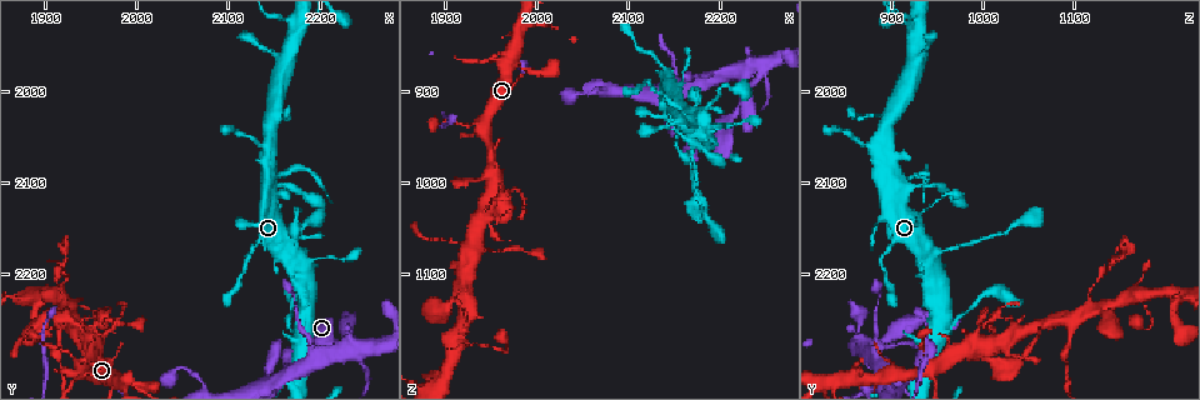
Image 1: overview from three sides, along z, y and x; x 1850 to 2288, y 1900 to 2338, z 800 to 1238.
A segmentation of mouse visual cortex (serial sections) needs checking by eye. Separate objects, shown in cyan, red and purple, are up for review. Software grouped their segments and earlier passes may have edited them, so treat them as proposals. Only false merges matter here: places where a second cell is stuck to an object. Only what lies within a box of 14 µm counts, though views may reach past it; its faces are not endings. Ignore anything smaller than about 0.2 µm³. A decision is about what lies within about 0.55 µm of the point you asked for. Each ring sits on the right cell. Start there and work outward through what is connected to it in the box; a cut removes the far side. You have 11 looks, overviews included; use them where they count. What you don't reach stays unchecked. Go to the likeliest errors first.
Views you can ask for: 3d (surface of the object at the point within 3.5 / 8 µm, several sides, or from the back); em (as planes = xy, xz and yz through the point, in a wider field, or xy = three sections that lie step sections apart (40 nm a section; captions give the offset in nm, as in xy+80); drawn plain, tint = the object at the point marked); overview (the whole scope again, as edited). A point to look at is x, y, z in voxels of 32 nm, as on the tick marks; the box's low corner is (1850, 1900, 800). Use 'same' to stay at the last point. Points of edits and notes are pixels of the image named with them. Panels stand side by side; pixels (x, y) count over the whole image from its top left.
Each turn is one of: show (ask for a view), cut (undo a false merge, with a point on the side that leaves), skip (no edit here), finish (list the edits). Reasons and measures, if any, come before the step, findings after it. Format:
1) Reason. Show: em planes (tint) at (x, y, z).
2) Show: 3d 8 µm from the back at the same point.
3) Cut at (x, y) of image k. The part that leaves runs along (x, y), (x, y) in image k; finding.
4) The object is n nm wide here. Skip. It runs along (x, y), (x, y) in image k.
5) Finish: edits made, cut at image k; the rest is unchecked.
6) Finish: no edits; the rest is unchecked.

Three-way junction. Show: 3d 3.5 µm at (2225, 2280, 910).

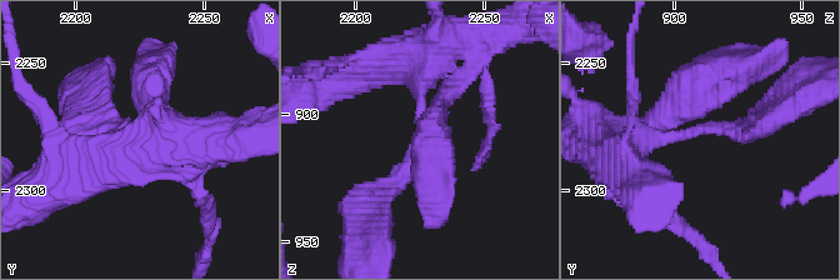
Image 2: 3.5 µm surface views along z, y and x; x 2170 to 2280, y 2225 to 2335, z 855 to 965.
Now the EM. Show: em xy step 2 (tint) at the same point.

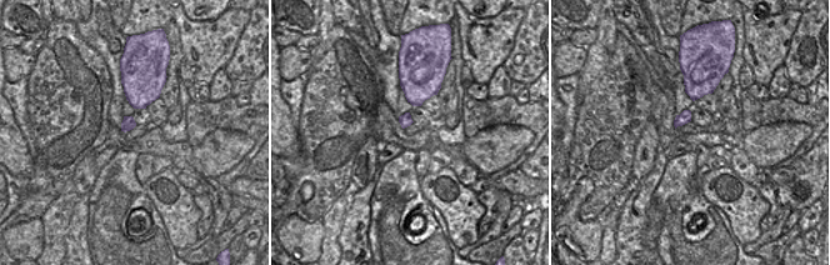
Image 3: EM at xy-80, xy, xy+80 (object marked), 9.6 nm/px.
Cut it another way. Show: em xy step 5 (tint) at the same point.

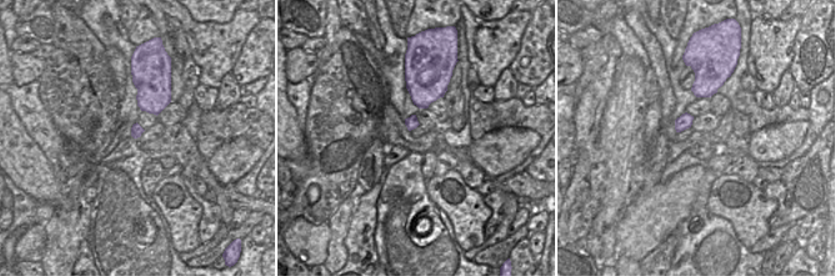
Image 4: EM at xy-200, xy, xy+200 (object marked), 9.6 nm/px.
Skip. It runs along (364, 209), (410, 164), (418, 70) in image 2; all the same cell.

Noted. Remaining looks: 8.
Thin arm on a thick one. Show: 3d 3.5 µm from the back at (2180, 1930, 925).

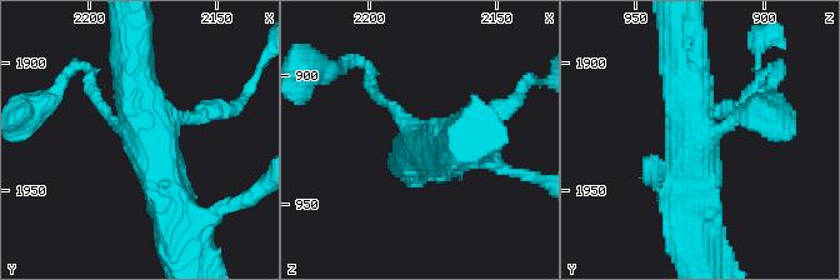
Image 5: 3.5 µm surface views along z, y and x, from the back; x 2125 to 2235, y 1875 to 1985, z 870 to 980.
4 arms meet here; the arms are 100, 150, 500, 600 nm wide. Show: em xy step 3 (plain) at (2178, 1931, 926).

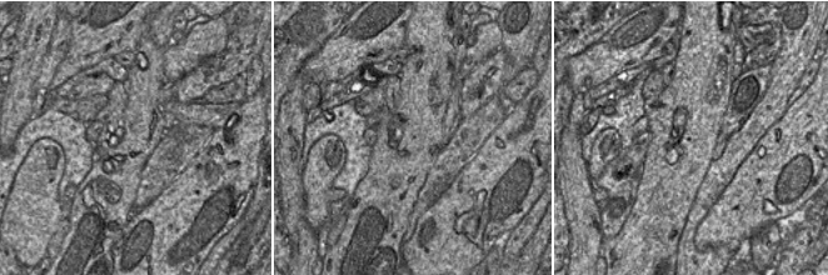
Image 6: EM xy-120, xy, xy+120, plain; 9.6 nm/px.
Show: em xy step 3 (tint) at the same point.

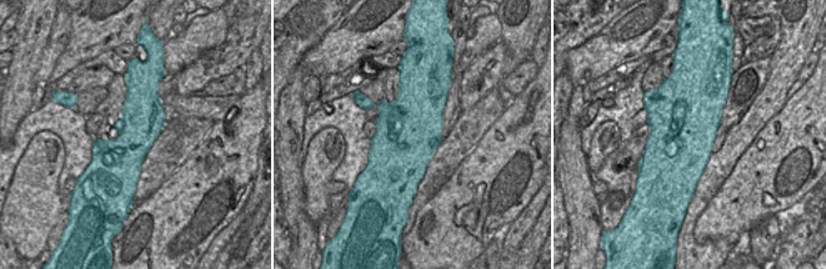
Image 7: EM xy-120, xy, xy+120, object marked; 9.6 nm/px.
Skip. It runs along (176, 214), (141, 141), (130, 65) in image 5; one cell here.

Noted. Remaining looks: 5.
Thick turns thin. Show: 3d 3.5 µm at (1920, 2250, 1095).

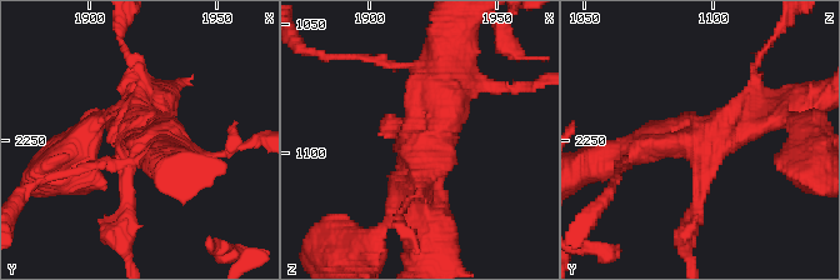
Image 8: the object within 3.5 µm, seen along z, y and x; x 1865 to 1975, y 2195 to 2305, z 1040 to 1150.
3 arms meet here; the arms are 200, 450, 450 nm wide; now the EM. Show: em xy step 1 (tint) at (1919, 2249, 1096).

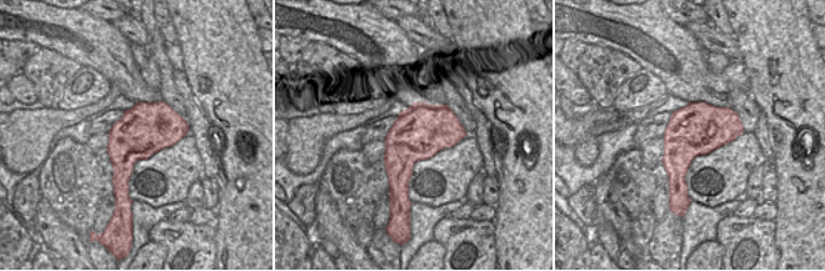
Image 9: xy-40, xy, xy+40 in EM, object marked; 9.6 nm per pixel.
Another direction. Show: em planes (tint) at the same point.

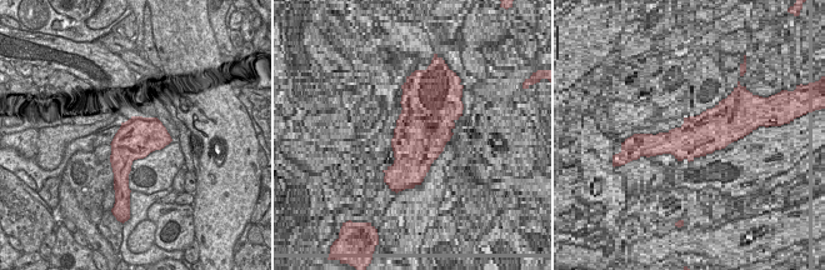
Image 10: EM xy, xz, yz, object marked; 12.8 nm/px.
Skip. Continuous, no second cell.

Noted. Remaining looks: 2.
Four or more arms meet. Show: 3d 3.5 µm from the back at (2165, 2175, 950).

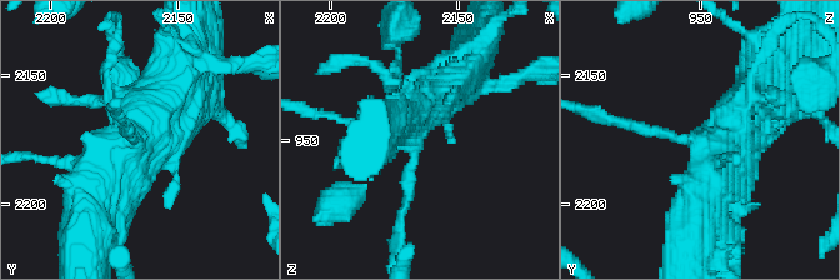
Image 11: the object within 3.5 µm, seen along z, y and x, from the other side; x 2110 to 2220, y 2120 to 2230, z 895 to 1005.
Show: em xy step 1 (tint) at (2168, 2175, 950).

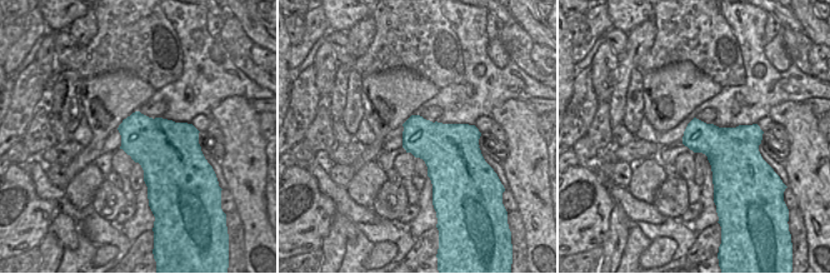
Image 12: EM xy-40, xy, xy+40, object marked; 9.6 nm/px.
Skip. All the same cell.

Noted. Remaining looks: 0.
Finish: no edits; the rest is unchecked.

